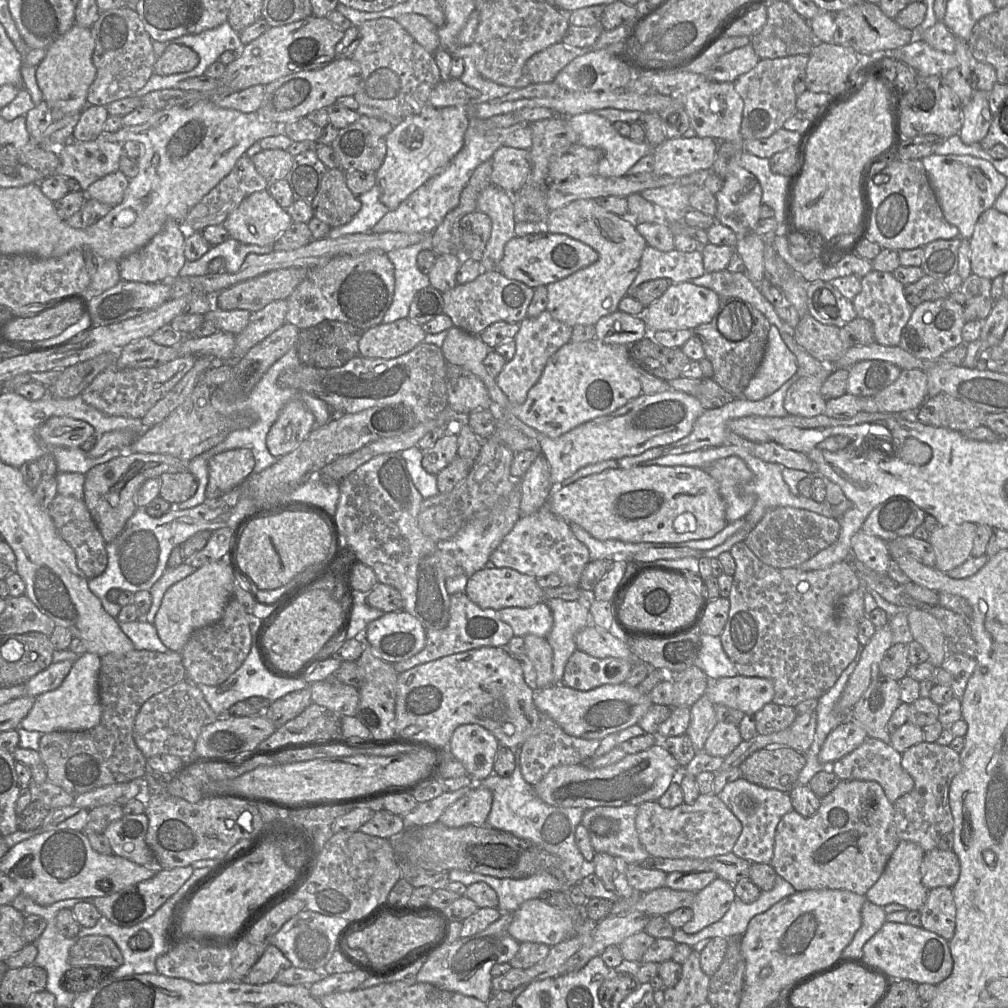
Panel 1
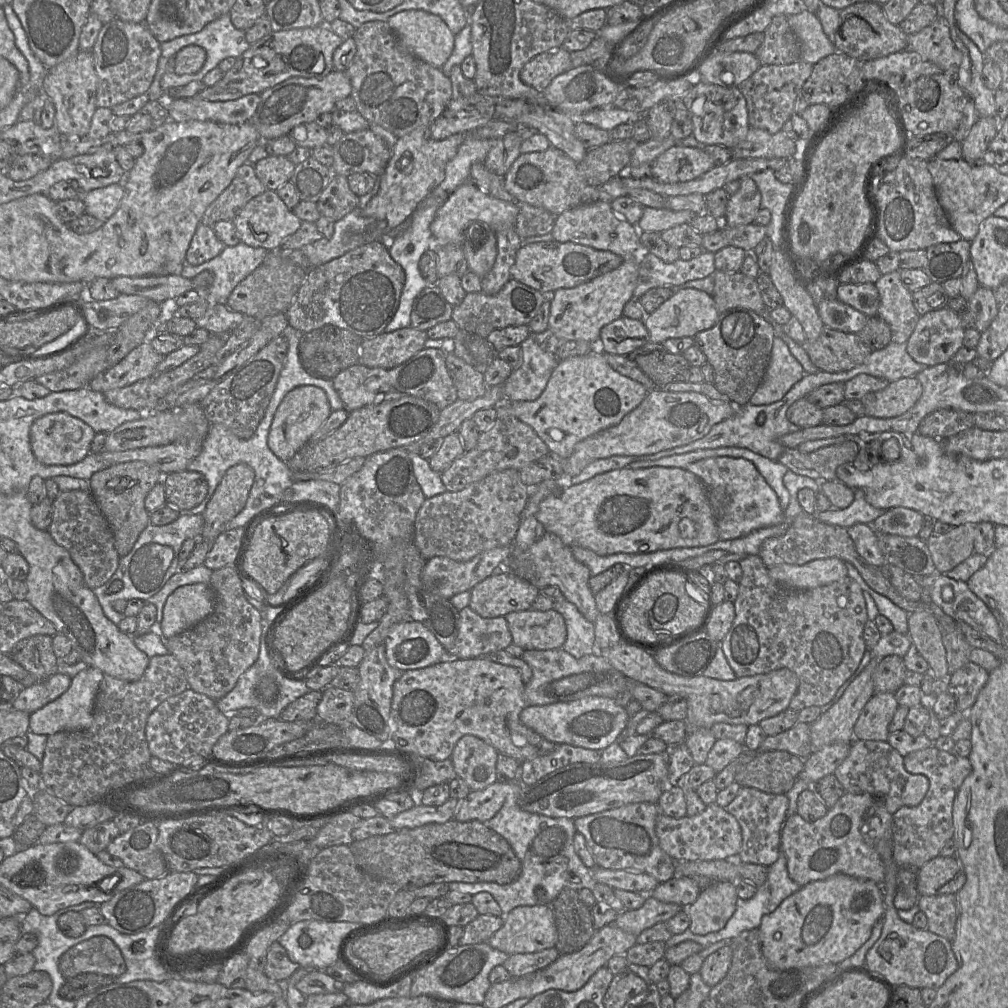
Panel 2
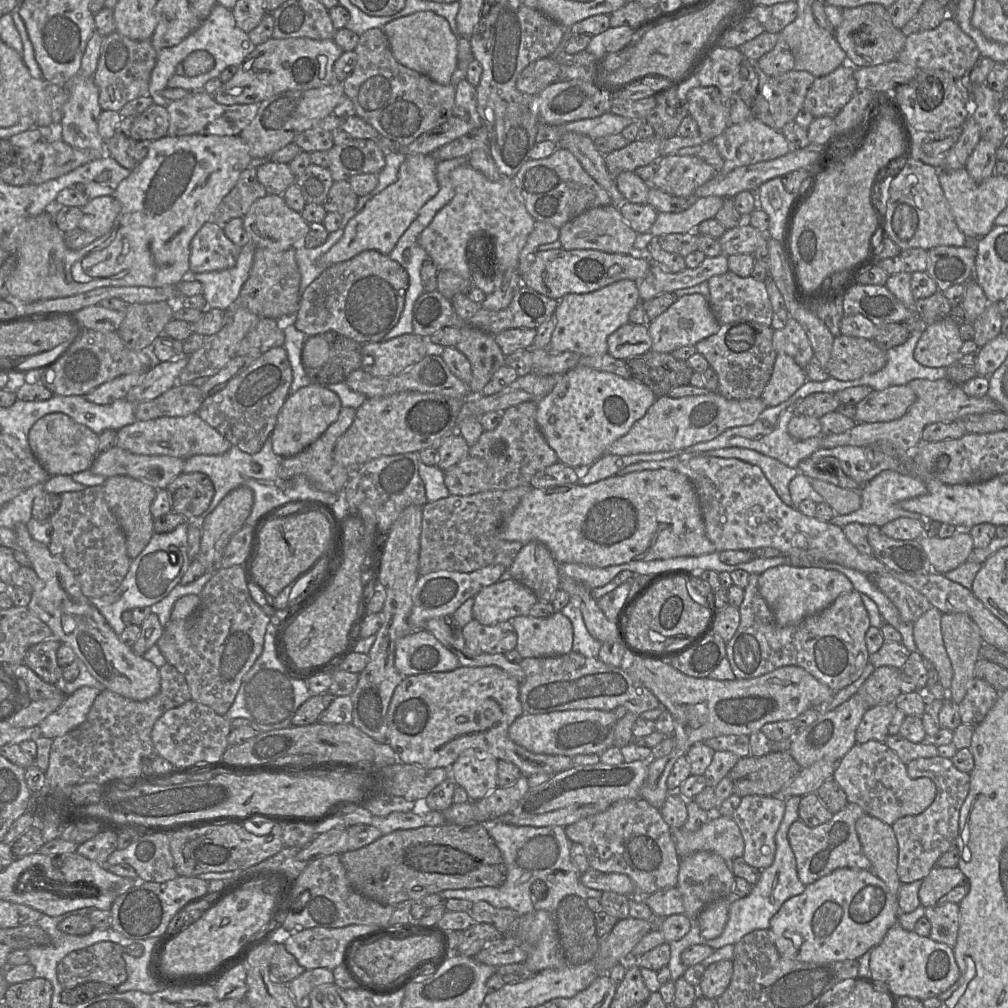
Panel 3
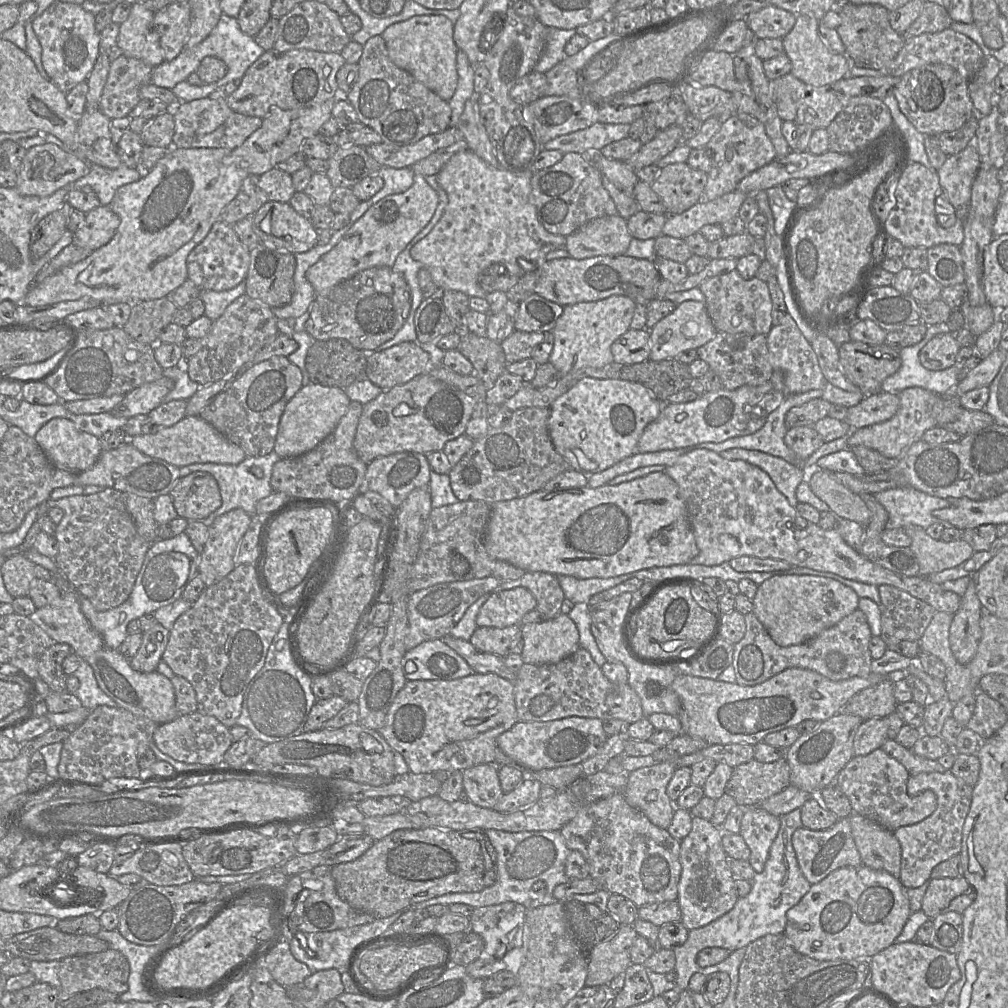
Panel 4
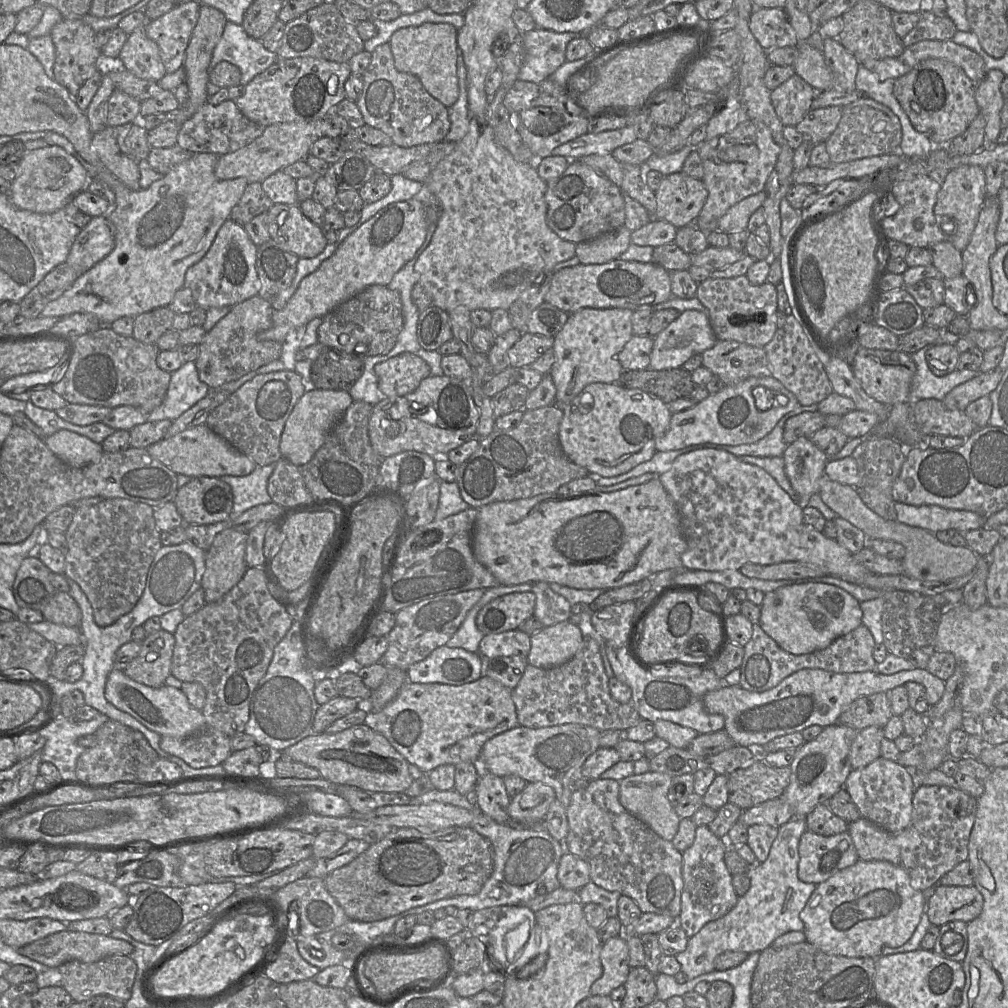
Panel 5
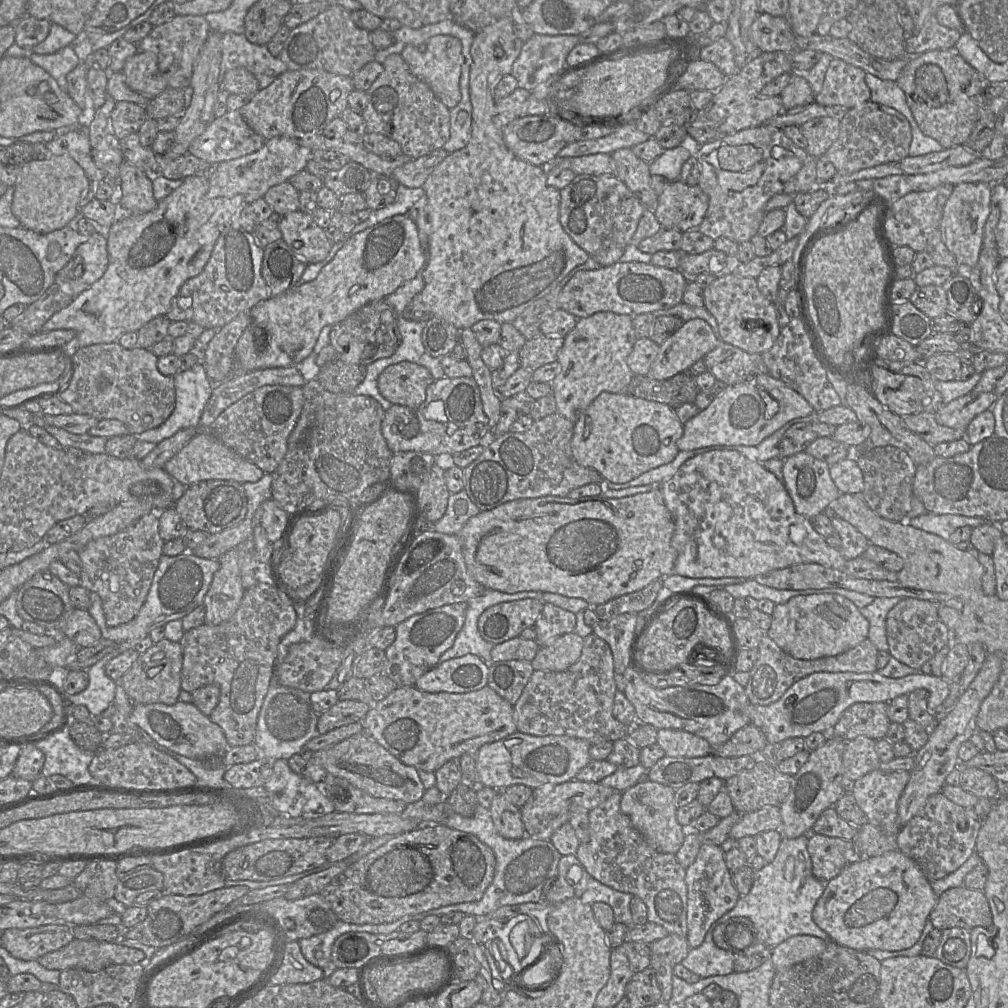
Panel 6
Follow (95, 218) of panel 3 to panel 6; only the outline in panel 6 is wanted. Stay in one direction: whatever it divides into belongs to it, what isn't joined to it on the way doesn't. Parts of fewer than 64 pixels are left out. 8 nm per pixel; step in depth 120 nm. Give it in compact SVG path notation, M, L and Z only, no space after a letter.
M97 228L97 231L91 234L86 242L77 247L71 260L56 275L54 283L65 294L74 298L103 276L108 263L107 238L104 230Z

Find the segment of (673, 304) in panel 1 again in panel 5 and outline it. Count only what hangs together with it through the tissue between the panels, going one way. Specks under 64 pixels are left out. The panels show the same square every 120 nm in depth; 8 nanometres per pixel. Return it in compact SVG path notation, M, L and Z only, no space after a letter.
M685 310L654 337L650 364L647 368L677 368L693 355L702 354L718 341L707 315Z

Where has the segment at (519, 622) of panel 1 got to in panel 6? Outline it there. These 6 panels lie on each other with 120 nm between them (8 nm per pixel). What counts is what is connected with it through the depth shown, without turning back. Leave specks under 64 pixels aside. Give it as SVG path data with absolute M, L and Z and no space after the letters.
M576 632L558 636L553 643L540 647L531 661L534 670L563 671L581 656L584 638Z

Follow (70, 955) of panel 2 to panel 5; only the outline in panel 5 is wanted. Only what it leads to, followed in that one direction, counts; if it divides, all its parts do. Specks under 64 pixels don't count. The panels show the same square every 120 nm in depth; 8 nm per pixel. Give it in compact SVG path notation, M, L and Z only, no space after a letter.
M111 955L93 963L68 961L58 967L62 987L73 1001L84 1001L95 996L110 996L126 1002L132 994L136 977L136 964L126 955Z

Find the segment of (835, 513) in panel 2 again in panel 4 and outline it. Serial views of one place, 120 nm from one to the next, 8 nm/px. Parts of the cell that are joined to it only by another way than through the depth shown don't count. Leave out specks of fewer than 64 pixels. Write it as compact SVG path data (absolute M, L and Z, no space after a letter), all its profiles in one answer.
M911 487L891 488L874 494L875 499L889 514L885 528L902 528L904 526L919 526L926 530L934 523L941 522L933 516L933 511L946 508L952 500L929 495Z

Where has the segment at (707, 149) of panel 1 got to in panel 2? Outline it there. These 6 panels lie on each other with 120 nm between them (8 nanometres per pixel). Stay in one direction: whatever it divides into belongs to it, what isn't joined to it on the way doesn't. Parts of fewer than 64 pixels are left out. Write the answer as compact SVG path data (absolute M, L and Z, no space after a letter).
M677 143L655 159L652 177L662 183L686 182L701 176L713 166L712 158L702 148Z

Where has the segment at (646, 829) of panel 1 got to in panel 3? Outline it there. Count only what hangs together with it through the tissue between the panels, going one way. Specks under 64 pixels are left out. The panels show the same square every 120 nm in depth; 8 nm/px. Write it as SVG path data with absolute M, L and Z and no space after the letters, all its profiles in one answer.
M711 814L710 820L696 831L671 829L679 857L699 851L712 852L727 862L743 857L745 842L733 817Z

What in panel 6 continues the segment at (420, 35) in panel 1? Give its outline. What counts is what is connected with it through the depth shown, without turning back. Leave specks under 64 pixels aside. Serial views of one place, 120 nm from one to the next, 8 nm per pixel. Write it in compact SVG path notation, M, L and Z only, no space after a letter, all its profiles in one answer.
M437 35L421 45L407 45L400 53L410 72L426 83L435 96L451 109L461 100L460 76L464 63L462 44L458 38L449 35Z

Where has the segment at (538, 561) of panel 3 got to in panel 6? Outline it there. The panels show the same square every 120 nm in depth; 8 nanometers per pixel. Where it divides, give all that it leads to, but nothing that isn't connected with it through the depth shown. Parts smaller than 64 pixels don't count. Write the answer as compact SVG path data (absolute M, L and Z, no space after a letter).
M544 603L543 610L535 622L536 642L540 647L553 643L558 637L574 632L576 615L551 603Z

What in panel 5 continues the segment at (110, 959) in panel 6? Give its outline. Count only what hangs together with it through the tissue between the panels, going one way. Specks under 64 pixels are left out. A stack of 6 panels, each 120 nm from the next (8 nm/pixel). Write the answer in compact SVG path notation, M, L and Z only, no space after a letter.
M66 929L25 945L19 948L18 952L49 968L58 968L68 961L93 963L111 955L130 956L133 952L133 946L124 940L112 938L110 935L91 934Z

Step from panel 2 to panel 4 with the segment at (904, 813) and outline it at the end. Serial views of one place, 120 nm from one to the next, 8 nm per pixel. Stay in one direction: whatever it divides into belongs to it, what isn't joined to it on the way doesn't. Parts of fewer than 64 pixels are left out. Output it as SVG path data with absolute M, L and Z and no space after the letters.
M950 771L909 776L907 792L910 796L917 796L925 790L933 791L936 796L935 811L916 824L902 826L893 831L901 846L899 880L906 889L923 885L930 879L931 872L936 865L960 854L962 831L970 809L973 787L955 777Z

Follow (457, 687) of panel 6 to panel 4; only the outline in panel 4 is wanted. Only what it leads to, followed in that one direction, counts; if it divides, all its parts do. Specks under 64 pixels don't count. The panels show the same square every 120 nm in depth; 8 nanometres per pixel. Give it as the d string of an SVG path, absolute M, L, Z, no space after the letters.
M442 639L425 641L407 651L402 660L403 670L408 660L416 664L417 670L404 672L407 681L453 680L475 673L466 660Z

